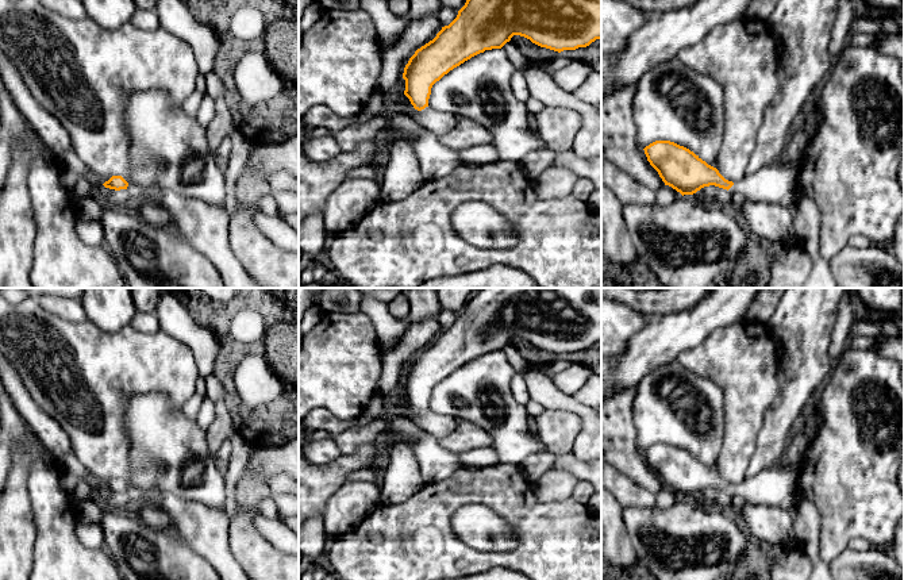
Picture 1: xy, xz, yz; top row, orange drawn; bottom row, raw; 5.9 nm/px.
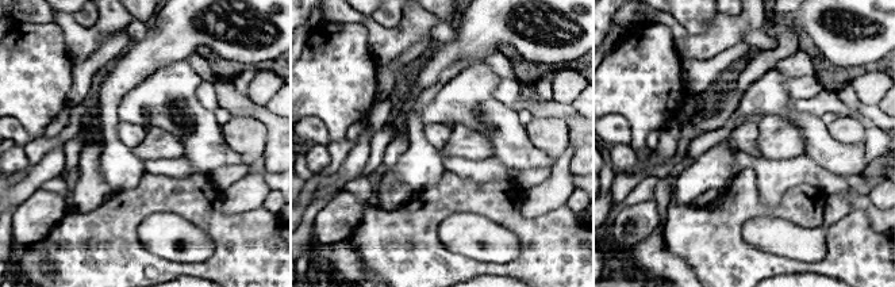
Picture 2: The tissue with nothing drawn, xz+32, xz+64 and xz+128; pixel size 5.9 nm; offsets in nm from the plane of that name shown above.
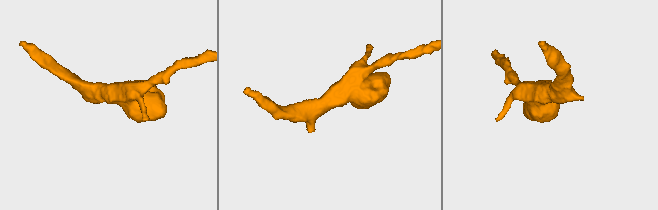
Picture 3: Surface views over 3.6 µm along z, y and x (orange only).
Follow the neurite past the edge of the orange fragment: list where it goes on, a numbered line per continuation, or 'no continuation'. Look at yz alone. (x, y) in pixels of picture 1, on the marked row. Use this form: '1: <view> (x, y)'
1: yz (774, 184)

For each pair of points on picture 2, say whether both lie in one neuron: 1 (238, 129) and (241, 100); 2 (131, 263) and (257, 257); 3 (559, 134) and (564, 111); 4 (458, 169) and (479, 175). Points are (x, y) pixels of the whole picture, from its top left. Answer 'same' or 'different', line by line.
1: different
2: same
3: different
4: same

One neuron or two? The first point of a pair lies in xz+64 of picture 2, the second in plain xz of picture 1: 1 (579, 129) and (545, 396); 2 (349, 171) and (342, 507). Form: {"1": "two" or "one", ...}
{"1": "one", "2": "two"}

